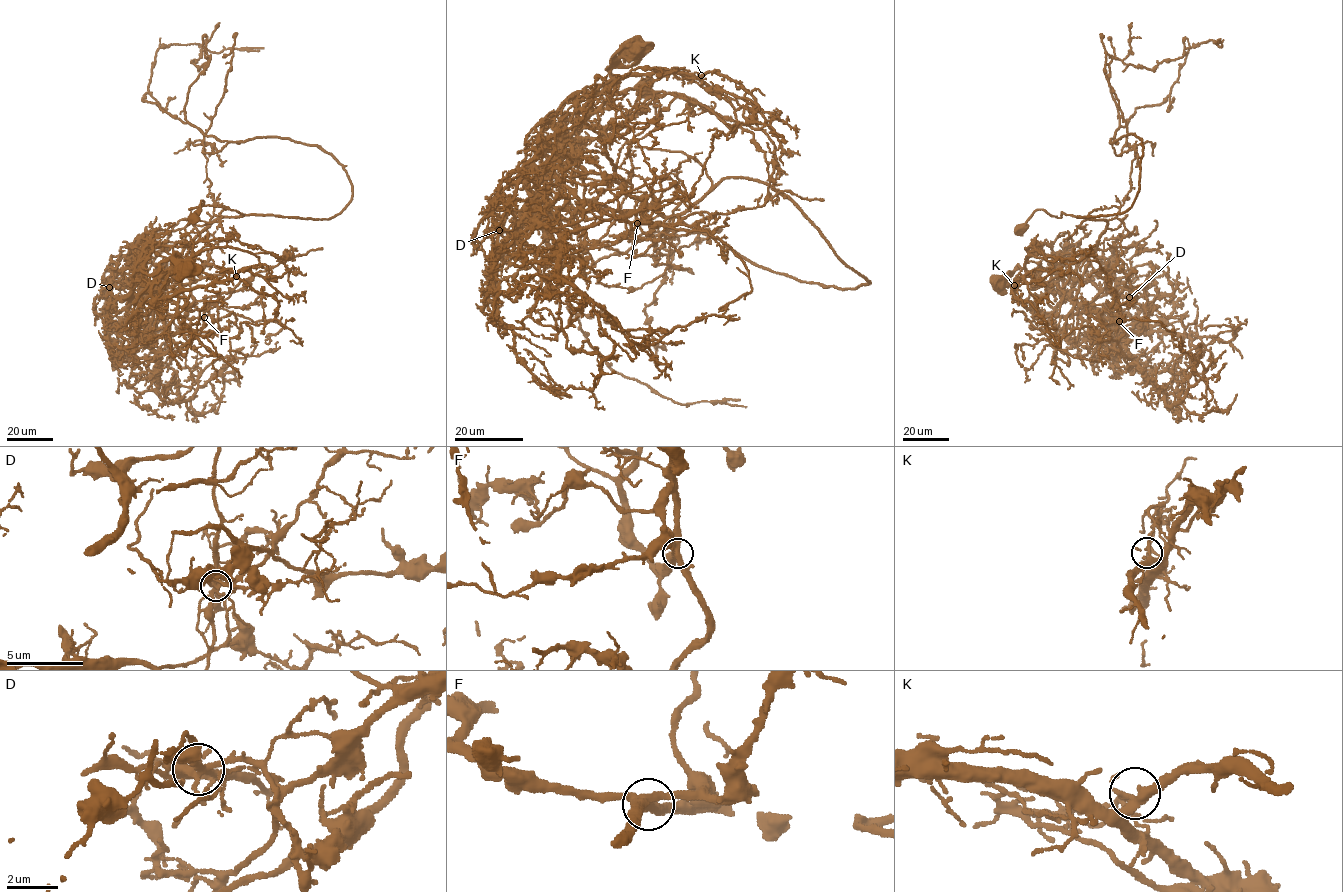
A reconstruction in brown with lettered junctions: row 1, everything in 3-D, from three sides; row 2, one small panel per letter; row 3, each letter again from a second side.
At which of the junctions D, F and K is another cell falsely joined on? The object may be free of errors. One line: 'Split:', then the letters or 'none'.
Split: D

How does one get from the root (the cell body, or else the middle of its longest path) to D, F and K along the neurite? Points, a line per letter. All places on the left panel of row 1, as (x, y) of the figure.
D: (192, 217), (201, 200), (189, 209), (243, 215), (216, 218), (186, 244), (121, 247), (109, 287)
F: (192, 217), (201, 200), (189, 209), (243, 215), (144, 233), (133, 291), (165, 317), (204, 317)
K: (192, 217), (201, 200), (189, 209), (243, 215), (214, 220), (181, 263), (152, 251), (151, 294), (236, 276)

